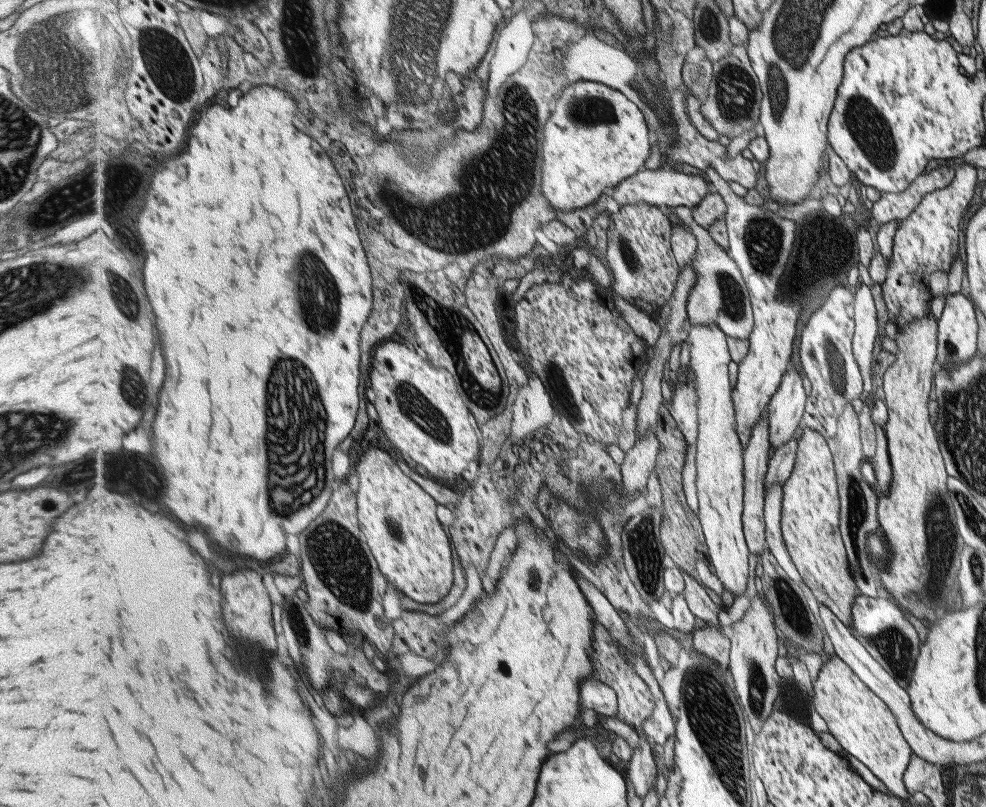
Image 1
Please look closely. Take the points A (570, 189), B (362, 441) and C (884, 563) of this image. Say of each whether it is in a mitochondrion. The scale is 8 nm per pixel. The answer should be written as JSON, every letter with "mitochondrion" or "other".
{"A":"other","B":"other","C":"mitochondrion"}

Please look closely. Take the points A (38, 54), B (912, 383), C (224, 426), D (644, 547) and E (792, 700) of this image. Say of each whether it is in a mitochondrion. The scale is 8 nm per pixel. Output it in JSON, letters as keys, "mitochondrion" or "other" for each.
{"A":"mitochondrion","B":"other","C":"other","D":"mitochondrion","E":"mitochondrion"}

